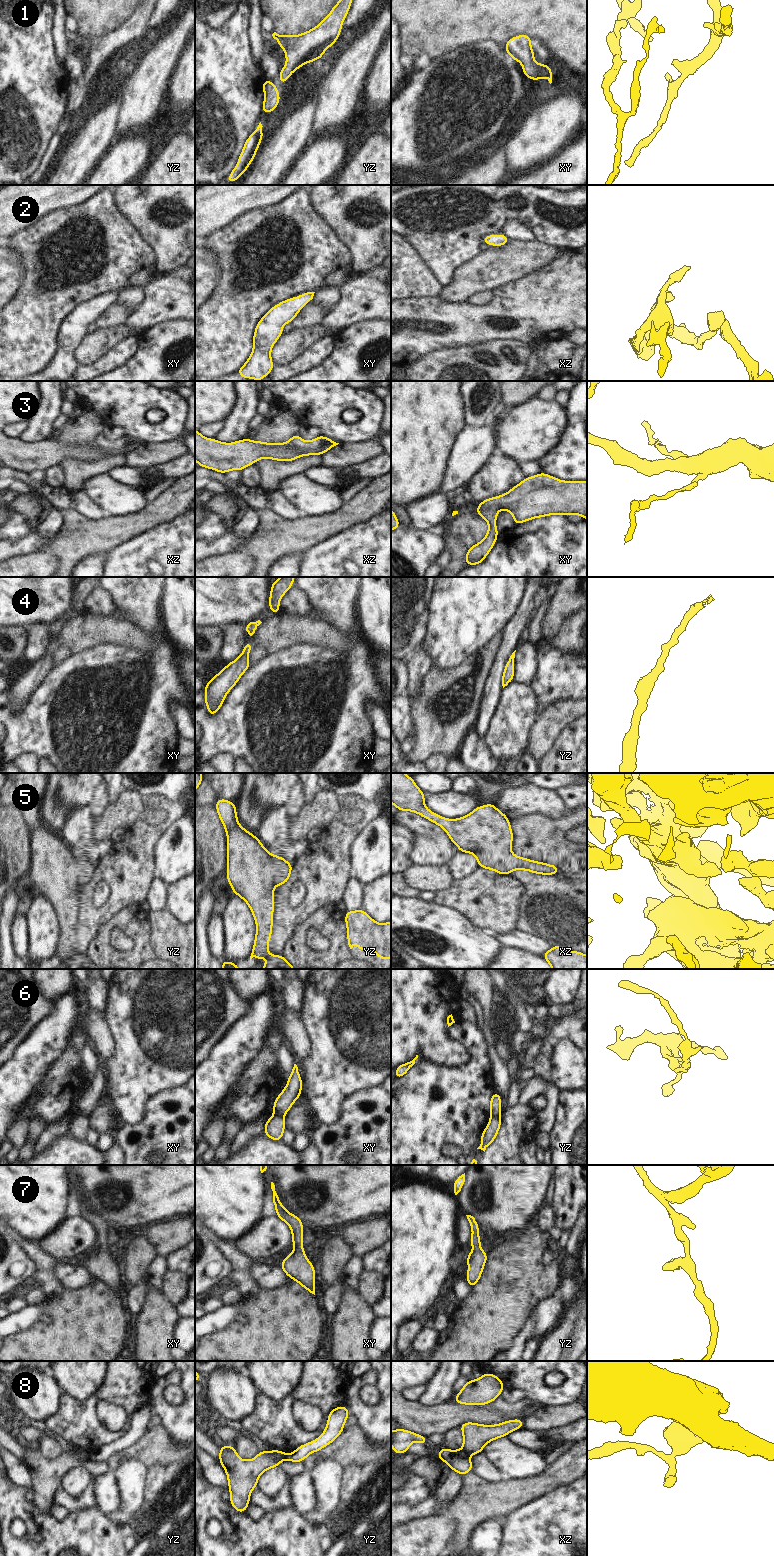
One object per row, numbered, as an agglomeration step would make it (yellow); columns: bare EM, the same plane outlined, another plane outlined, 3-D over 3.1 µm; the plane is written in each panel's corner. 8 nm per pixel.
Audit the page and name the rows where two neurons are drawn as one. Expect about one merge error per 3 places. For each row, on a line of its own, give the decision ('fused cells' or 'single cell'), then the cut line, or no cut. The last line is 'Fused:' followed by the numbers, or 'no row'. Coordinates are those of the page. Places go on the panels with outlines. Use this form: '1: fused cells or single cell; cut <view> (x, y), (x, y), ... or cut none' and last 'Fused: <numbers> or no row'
1: single cell; cut none
2: single cell; cut none
3: single cell; cut none
4: single cell; cut none
5: single cell; cut none
6: fused cells; cut xy (274, 1115), (283, 1116)
7: single cell; cut none
8: fused cells; cut xz (462, 1449), (469, 1454)
Fused: 6, 8

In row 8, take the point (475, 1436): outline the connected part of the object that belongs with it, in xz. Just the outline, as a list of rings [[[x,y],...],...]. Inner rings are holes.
[[[524,1419],[504,1421],[497,1425],[482,1425],[465,1422],[460,1426],[463,1434],[463,1447],[467,1454],[479,1454],[484,1446],[495,1439],[507,1436],[514,1430],[519,1430],[524,1424]]]

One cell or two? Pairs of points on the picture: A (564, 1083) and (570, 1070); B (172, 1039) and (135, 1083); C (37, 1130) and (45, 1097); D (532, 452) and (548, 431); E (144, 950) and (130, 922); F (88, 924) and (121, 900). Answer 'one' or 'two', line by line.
A: one
B: one
C: two
D: one
E: one
F: one

